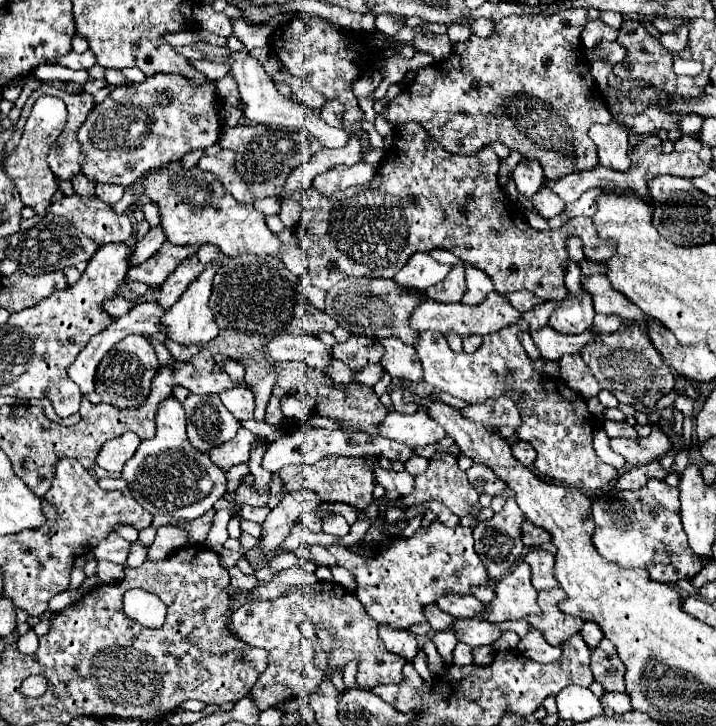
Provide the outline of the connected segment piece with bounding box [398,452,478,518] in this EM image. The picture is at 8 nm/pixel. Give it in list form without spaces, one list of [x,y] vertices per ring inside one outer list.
[[[438,452],[430,458],[430,466],[424,474],[416,476],[416,482],[414,482],[414,490],[410,494],[410,498],[398,498],[398,504],[400,506],[412,506],[412,504],[418,504],[418,502],[430,502],[430,500],[436,500],[436,502],[442,502],[444,506],[448,506],[456,516],[466,516],[470,514],[476,504],[478,504],[478,494],[476,490],[470,486],[468,478],[466,478],[466,472],[462,472],[458,468],[458,458],[456,456],[450,456],[450,454],[444,454],[444,452]]]

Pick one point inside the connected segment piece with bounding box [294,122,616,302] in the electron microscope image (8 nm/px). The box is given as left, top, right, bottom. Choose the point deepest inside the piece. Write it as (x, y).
(423, 198)

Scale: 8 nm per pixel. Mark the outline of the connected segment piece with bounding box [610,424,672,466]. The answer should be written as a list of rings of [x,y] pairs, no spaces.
[[[658,424],[652,426],[652,434],[646,438],[612,438],[610,448],[620,454],[628,466],[642,466],[662,458],[668,450],[672,450],[672,440],[662,432]]]

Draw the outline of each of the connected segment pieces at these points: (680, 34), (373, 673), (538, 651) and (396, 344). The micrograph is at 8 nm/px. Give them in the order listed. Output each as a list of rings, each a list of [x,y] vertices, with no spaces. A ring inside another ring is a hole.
[[[682,26],[682,28],[676,30],[676,32],[662,34],[662,36],[660,36],[660,42],[662,42],[666,48],[670,48],[672,54],[678,54],[678,52],[682,52],[682,50],[688,46],[688,28]]]
[[[318,582],[310,588],[294,588],[276,600],[252,600],[240,606],[230,616],[230,630],[238,634],[246,644],[264,648],[268,652],[266,670],[258,676],[252,686],[250,696],[256,700],[260,710],[272,708],[282,700],[294,698],[300,692],[314,692],[318,684],[324,680],[324,672],[314,666],[314,642],[306,640],[298,624],[308,618],[314,626],[336,628],[334,650],[330,652],[328,672],[332,674],[336,666],[344,666],[350,660],[358,660],[358,684],[360,686],[378,686],[378,684],[400,684],[402,682],[402,656],[394,656],[386,652],[382,640],[378,638],[378,624],[366,616],[358,596],[336,582]]]
[[[530,628],[530,632],[518,642],[518,650],[526,654],[526,658],[540,662],[540,664],[556,662],[562,656],[562,648],[554,648],[546,644],[546,640],[542,640],[542,634],[534,628]]]
[[[378,338],[376,340],[384,348],[384,356],[380,360],[382,368],[400,380],[422,380],[422,364],[412,346],[406,346],[398,338]]]

